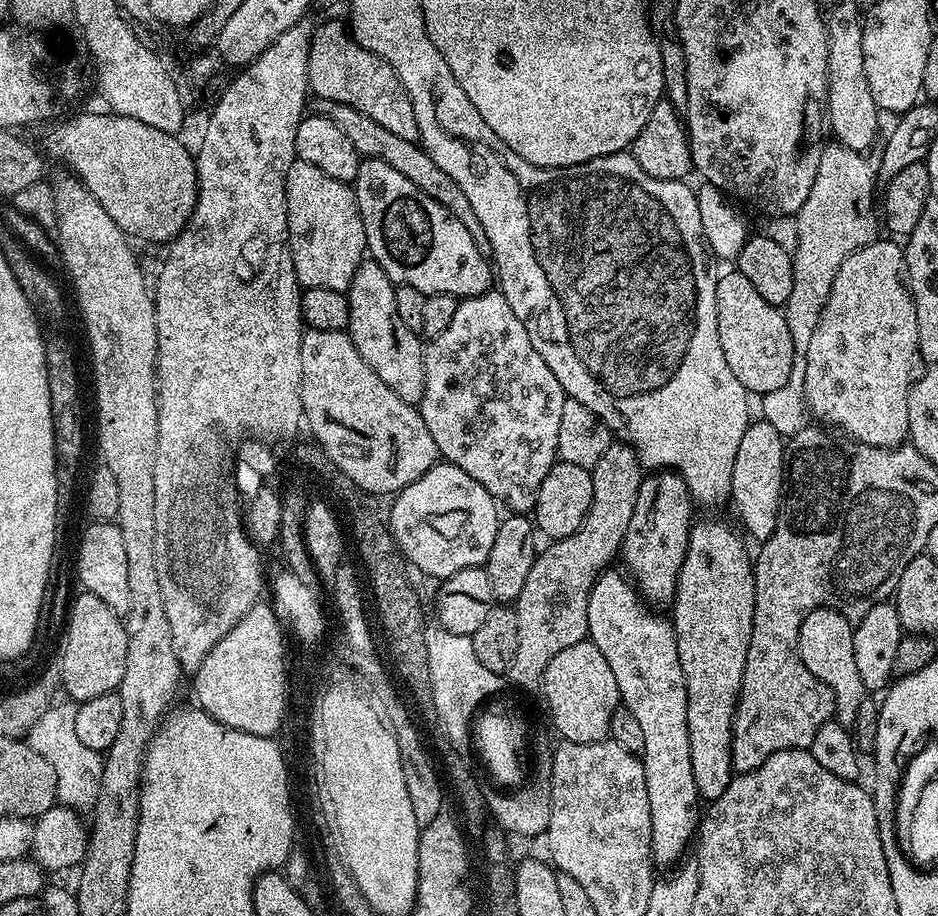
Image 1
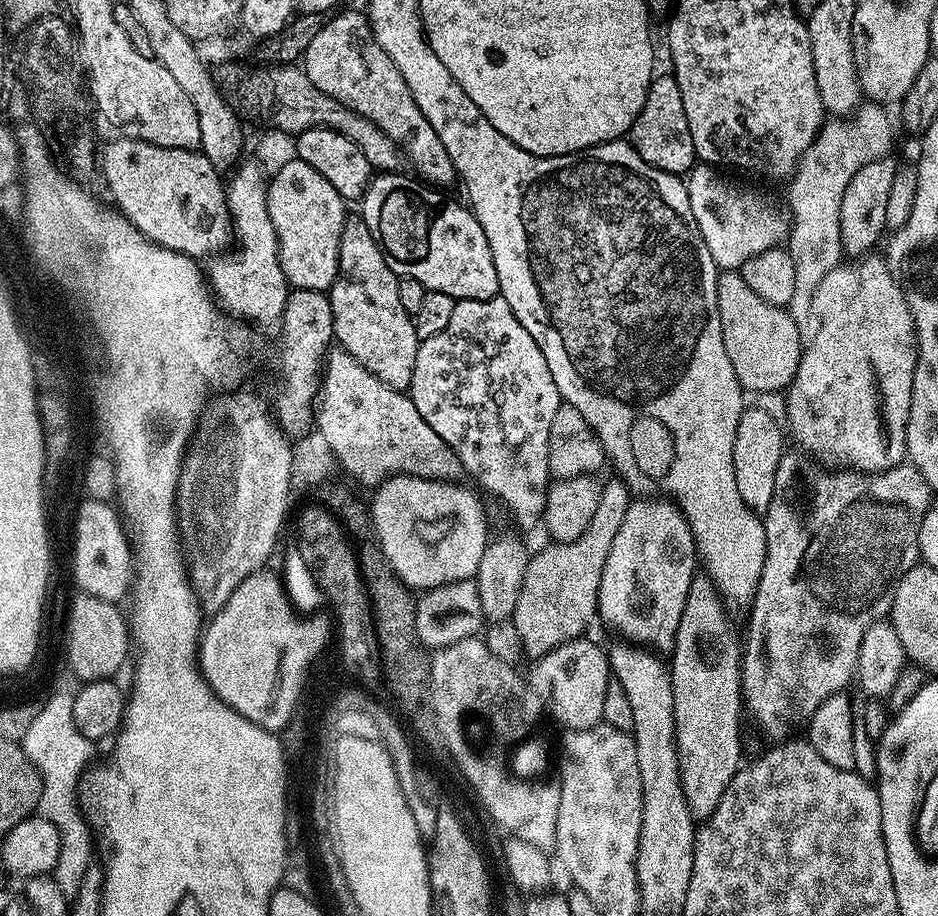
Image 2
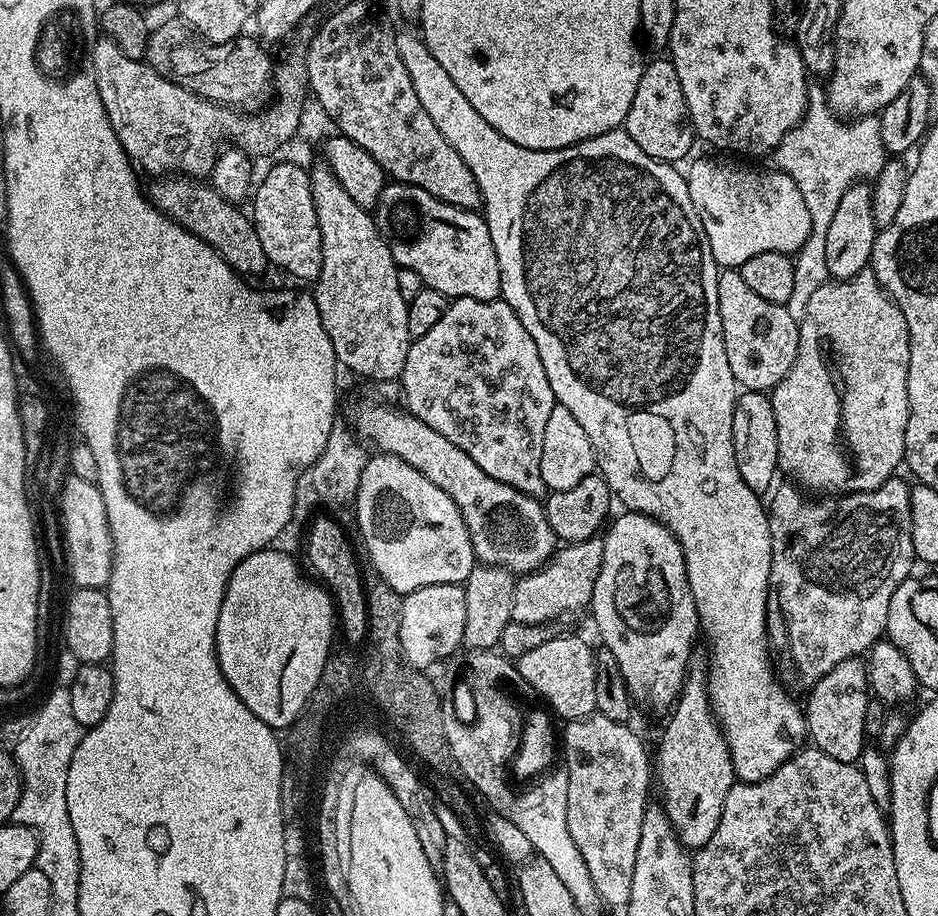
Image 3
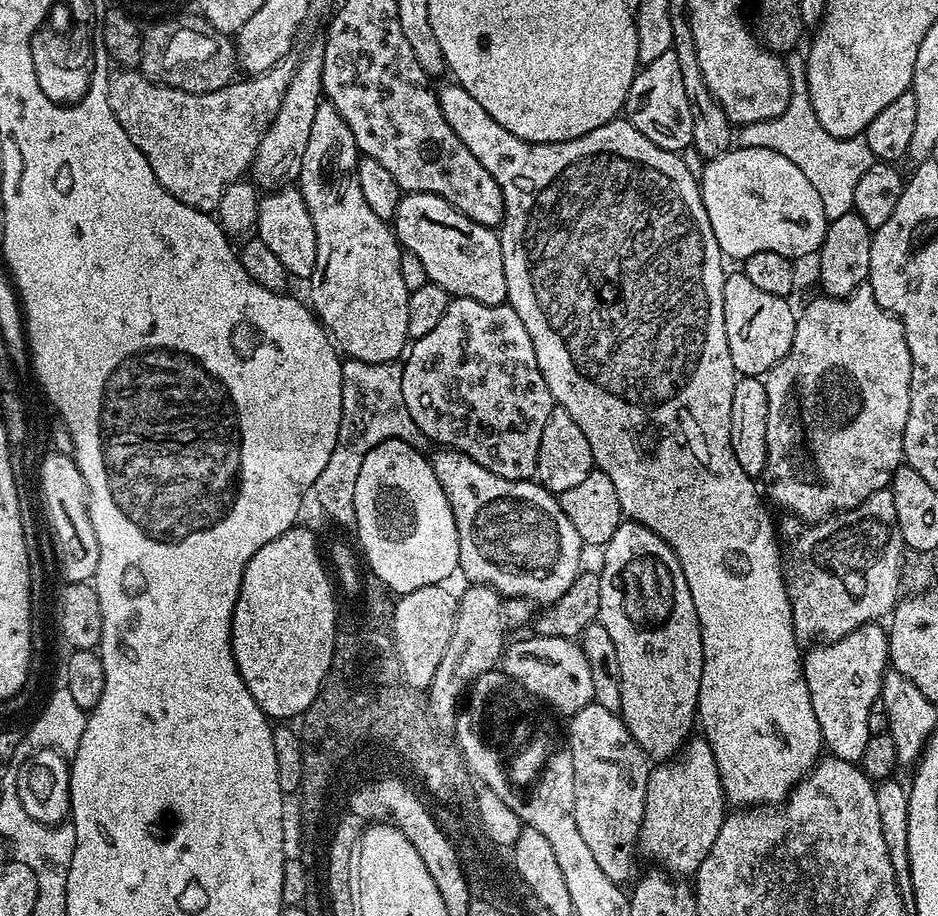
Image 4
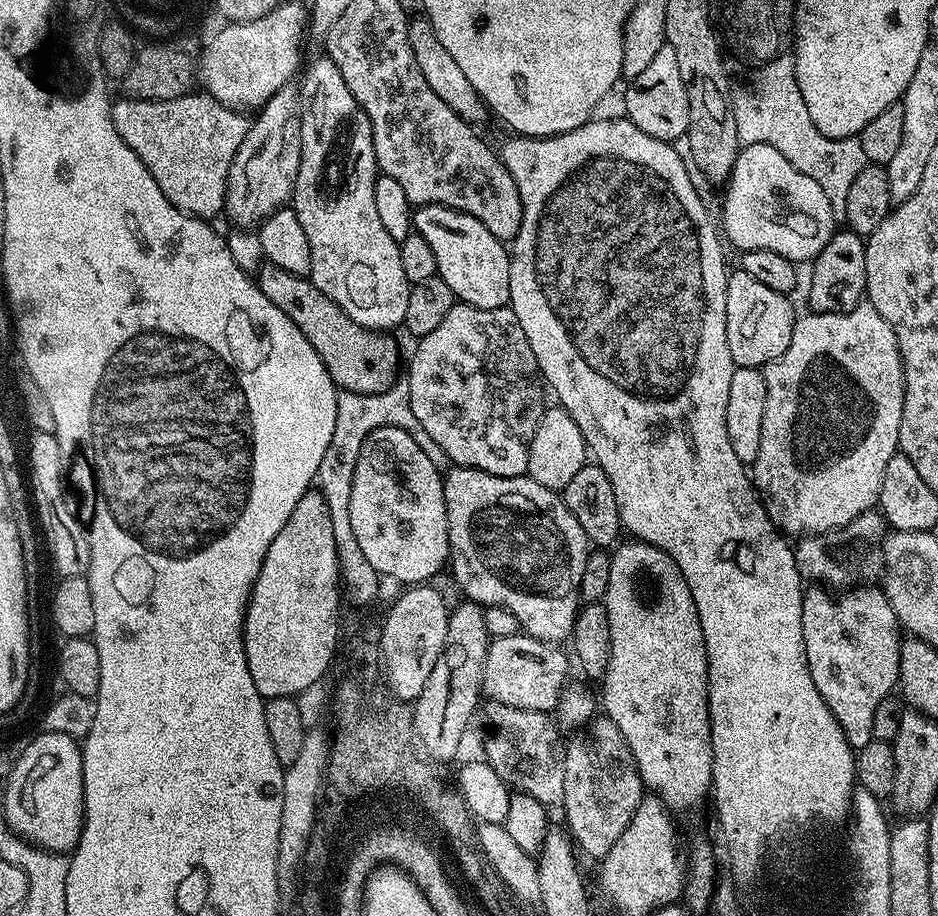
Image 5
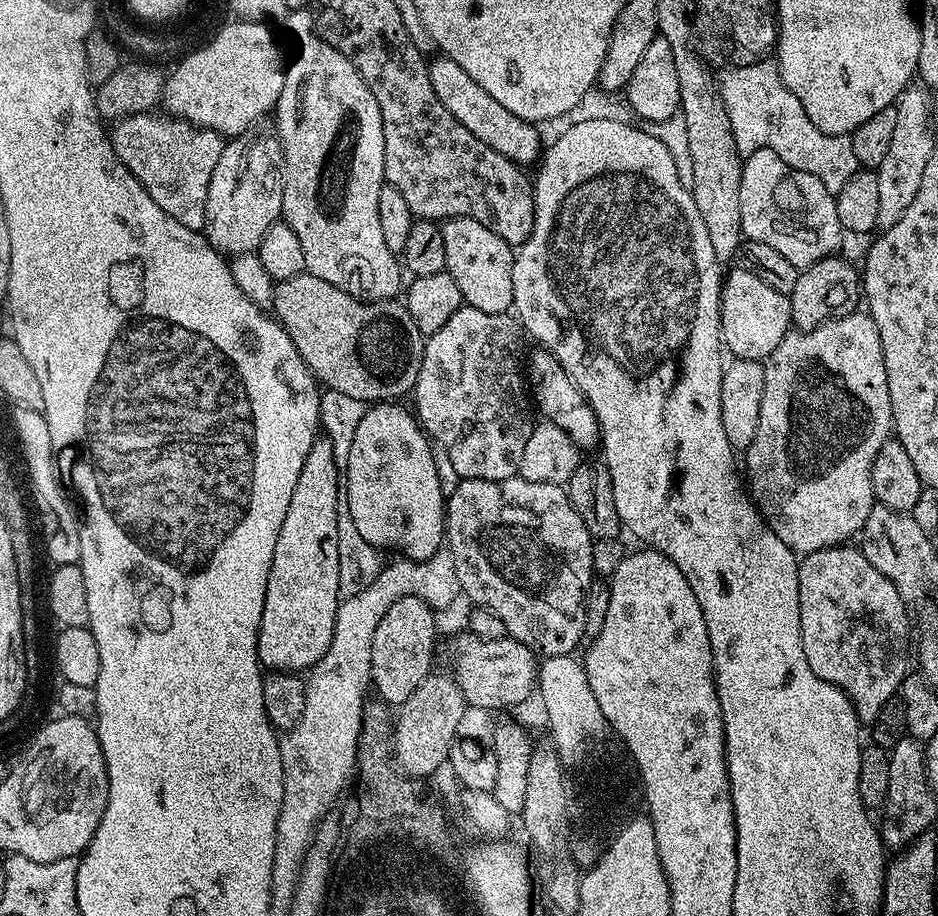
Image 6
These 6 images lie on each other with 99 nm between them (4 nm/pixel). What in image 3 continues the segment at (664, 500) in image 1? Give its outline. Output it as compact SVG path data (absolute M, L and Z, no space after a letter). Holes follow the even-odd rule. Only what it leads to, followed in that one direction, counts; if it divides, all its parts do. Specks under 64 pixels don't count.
M627 510L621 513L616 521L613 519L607 525L608 536L603 537L602 566L594 582L590 613L592 612L592 620L600 631L599 643L609 648L614 658L618 658L622 678L626 678L633 701L640 703L641 700L652 708L668 710L679 698L684 679L693 663L692 647L700 632L698 610L690 594L682 546L674 538L674 534L670 534L670 530L666 530L666 526L659 524L652 516Z

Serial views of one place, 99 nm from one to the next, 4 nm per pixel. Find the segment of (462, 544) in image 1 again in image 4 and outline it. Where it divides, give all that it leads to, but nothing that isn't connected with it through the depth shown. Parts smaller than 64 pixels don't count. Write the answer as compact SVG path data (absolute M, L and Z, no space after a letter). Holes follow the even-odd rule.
M398 439L378 443L363 459L354 491L354 532L360 539L359 551L367 571L372 571L377 581L393 594L413 592L422 586L443 585L460 567L458 554L458 526L454 522L454 510L446 502L438 478L434 478L432 461L420 451Z

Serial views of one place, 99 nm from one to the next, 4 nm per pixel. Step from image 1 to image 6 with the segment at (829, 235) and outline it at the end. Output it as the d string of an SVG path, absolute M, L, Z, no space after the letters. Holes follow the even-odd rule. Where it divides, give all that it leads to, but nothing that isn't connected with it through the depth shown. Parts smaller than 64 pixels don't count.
M765 58L750 66L725 68L719 73L718 83L726 114L730 114L730 130L734 130L736 149L741 154L763 148L774 150L786 166L814 174L814 178L818 178L818 182L833 194L842 190L842 186L846 186L858 171L851 135L822 134L806 110L802 110L802 102L798 102L782 82L775 59Z

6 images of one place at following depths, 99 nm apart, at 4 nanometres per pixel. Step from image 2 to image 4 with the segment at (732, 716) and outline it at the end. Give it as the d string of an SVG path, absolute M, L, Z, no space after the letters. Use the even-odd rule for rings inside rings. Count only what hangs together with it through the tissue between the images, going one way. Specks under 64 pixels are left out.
M703 738L689 739L675 758L657 763L648 773L646 806L642 814L638 841L639 855L649 856L654 863L664 867L661 869L665 873L673 877L695 877L698 866L702 866L706 854L710 854L710 846L714 846L714 838L718 838L718 830L722 830L725 815L726 801L718 766L714 762L714 750L710 750L707 740Z

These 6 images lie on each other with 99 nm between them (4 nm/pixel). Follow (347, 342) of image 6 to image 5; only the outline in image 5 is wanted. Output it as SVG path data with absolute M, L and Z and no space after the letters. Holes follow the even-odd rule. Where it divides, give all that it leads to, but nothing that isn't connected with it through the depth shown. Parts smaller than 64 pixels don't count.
M265 263L258 273L258 283L262 294L289 316L306 334L306 342L318 350L318 358L326 366L330 378L337 389L353 391L354 394L379 394L390 387L402 372L400 348L396 345L395 335L376 332L372 328L358 326L322 290L312 285L311 279L295 276L286 270Z

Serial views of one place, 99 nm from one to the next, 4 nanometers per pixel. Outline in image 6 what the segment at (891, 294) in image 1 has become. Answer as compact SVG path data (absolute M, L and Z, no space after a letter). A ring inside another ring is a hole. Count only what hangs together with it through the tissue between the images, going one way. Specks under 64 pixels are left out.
M867 311L849 312L847 316L838 316L827 320L816 328L807 330L790 330L778 342L774 354L770 354L764 365L764 385L762 386L762 406L758 414L758 434L754 434L754 442L746 450L748 456L748 476L746 472L746 488L753 504L760 511L770 530L790 546L797 554L817 552L823 548L835 548L857 535L866 522L867 514L874 503L870 486L870 470L874 466L874 458L878 450L893 435L892 411L890 410L890 386L886 386L886 362L882 358L882 338L878 334L878 326L874 326L872 317Z

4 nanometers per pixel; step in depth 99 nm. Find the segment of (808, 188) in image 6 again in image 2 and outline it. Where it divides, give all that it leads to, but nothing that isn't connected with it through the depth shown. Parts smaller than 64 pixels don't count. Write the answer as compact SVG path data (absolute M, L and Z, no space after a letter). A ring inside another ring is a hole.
M700 162L687 173L690 210L694 210L694 222L698 222L698 230L717 269L739 270L746 258L762 254L762 250L781 247L788 239L790 220L754 189L743 188L716 172L719 171L713 165Z

